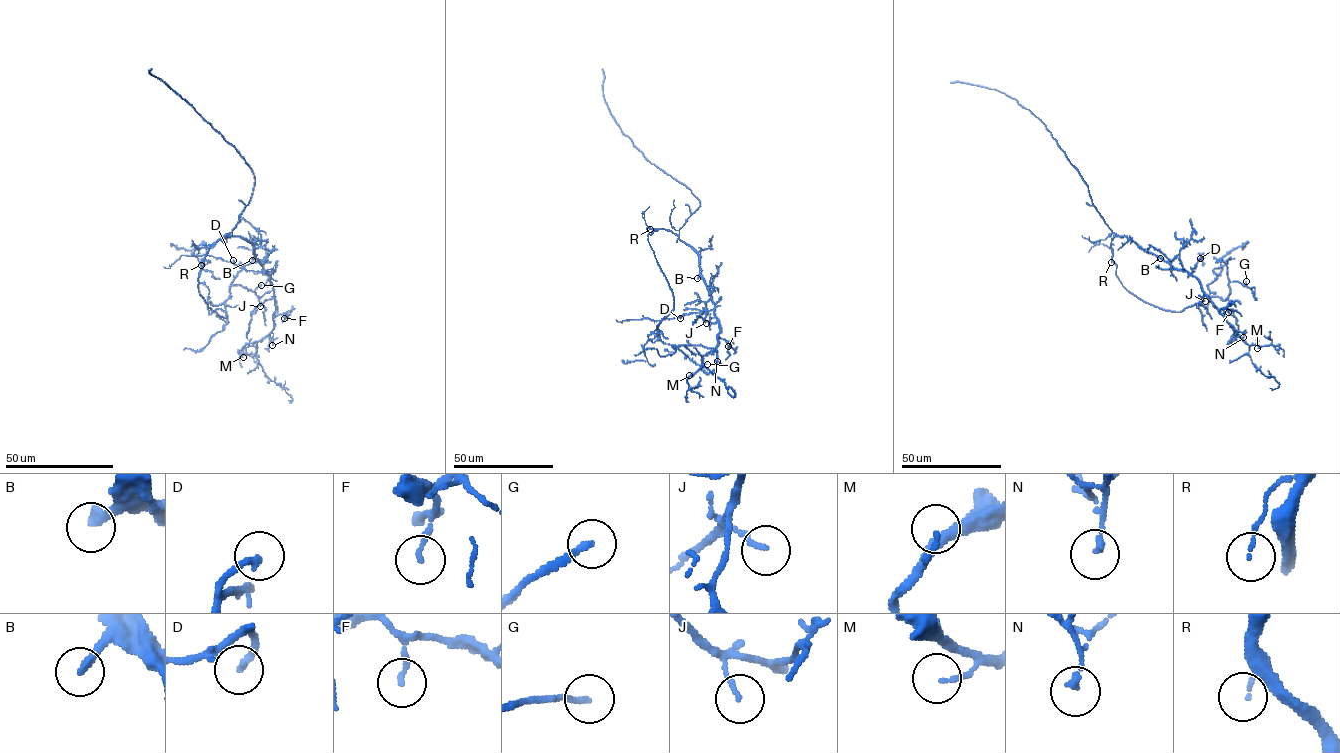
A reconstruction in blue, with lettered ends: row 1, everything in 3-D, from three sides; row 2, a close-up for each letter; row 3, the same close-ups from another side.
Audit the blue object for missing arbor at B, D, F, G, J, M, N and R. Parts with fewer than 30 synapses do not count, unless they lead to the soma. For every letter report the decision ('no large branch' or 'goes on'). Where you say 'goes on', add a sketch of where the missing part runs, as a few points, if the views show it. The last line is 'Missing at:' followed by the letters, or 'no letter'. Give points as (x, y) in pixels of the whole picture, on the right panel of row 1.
B: goes on; missing branch runs (1160, 258), (1186, 285), (1208, 280), (1215, 293), (1219, 293), (1196, 301)
D: no large branch
F: no large branch
G: no large branch
J: no large branch
M: no large branch
N: no large branch
R: no large branch
Missing at: B

